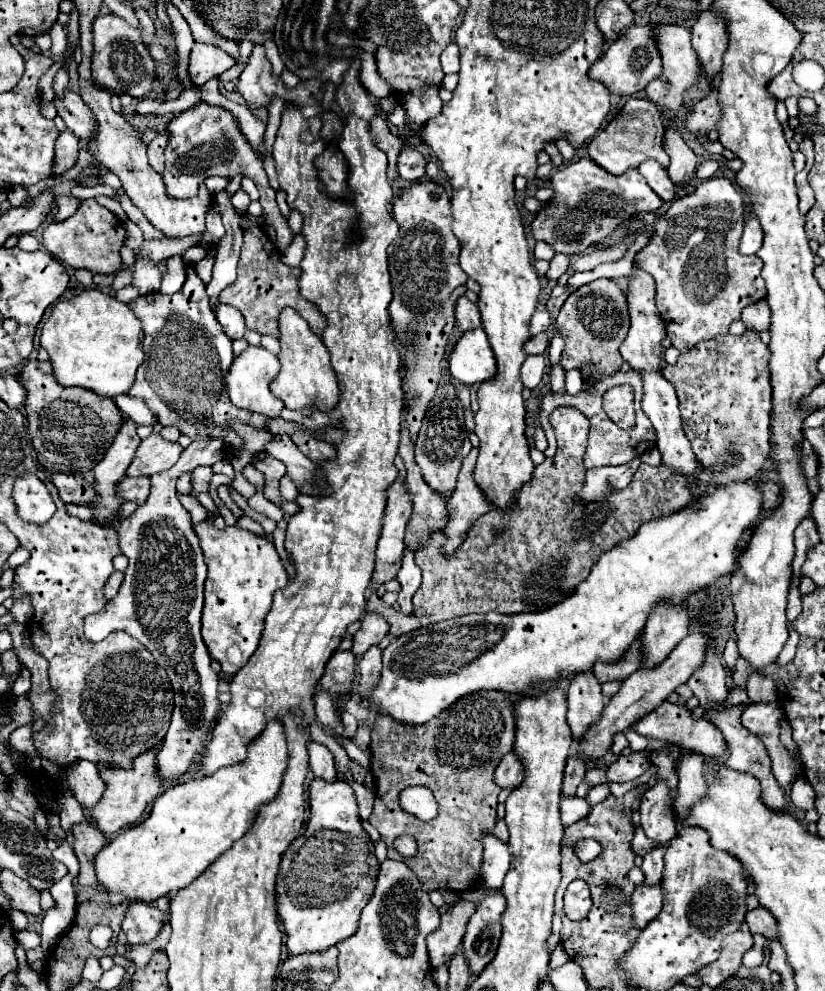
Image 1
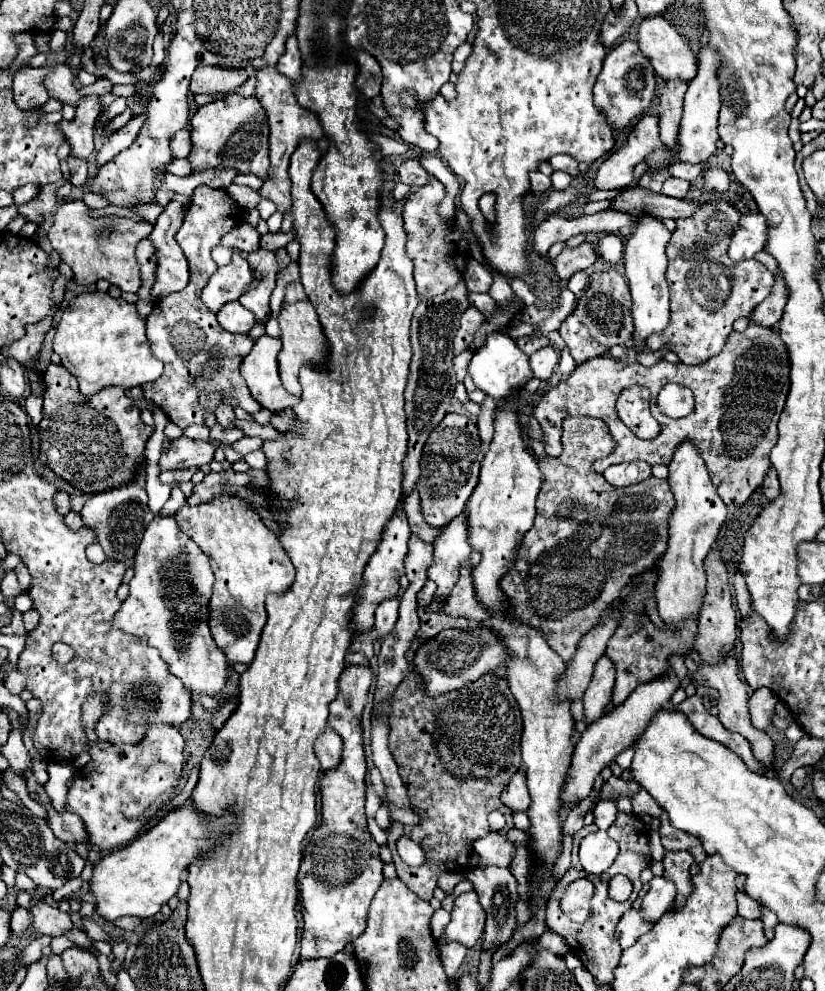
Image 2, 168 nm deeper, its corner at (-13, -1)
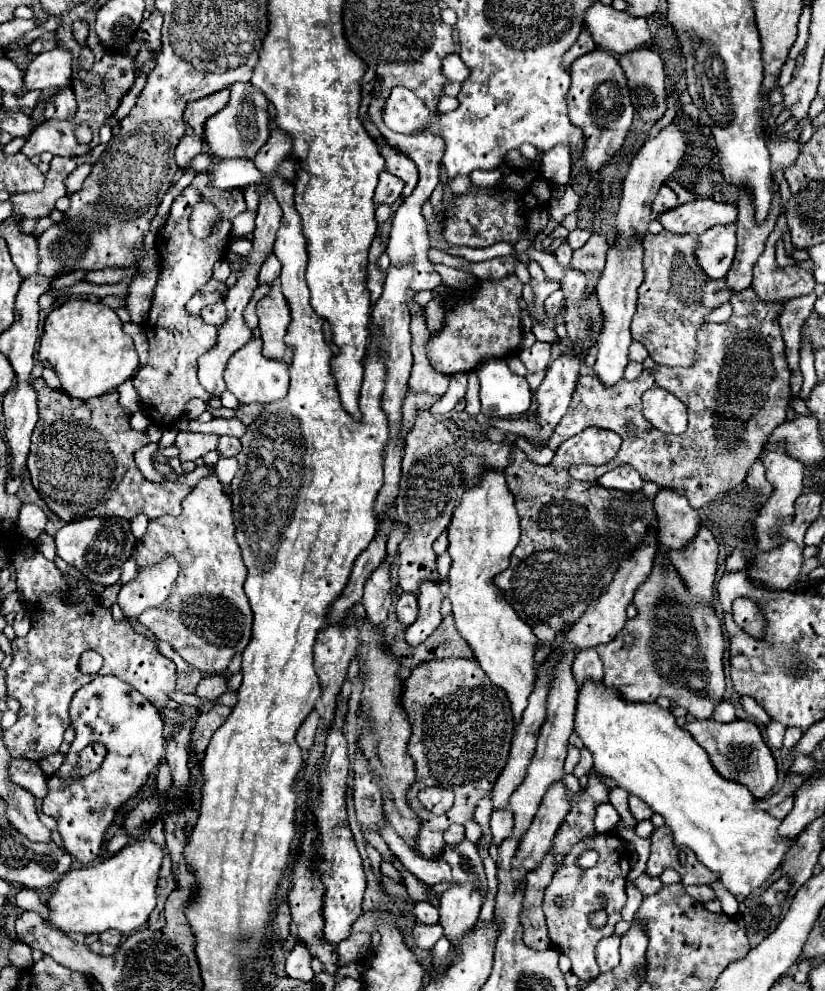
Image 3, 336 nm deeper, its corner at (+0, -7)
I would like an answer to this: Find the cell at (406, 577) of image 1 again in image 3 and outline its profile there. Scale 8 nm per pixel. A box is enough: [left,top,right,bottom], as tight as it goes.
[396,593,418,627]

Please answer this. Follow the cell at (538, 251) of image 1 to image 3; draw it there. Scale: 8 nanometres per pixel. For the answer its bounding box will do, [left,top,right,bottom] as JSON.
[568,229,592,251]

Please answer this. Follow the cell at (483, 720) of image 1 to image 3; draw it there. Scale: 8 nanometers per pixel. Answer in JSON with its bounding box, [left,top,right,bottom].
[400,659,514,859]

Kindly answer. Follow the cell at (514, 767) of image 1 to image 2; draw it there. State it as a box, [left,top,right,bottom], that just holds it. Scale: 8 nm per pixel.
[501,773,529,811]

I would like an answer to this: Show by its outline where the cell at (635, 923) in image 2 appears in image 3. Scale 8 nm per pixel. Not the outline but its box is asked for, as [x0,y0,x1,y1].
[596,935,620,973]

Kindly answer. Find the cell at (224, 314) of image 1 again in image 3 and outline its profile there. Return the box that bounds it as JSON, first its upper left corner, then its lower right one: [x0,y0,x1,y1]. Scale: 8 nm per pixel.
[200,301,226,327]

